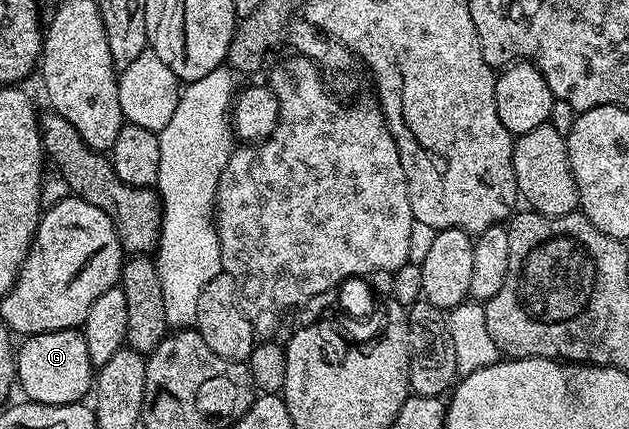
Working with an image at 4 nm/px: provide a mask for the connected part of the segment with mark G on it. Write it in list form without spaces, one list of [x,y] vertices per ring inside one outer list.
[[[74,328],[28,336],[17,348],[17,384],[33,404],[77,404],[93,388],[93,367],[82,331]]]

